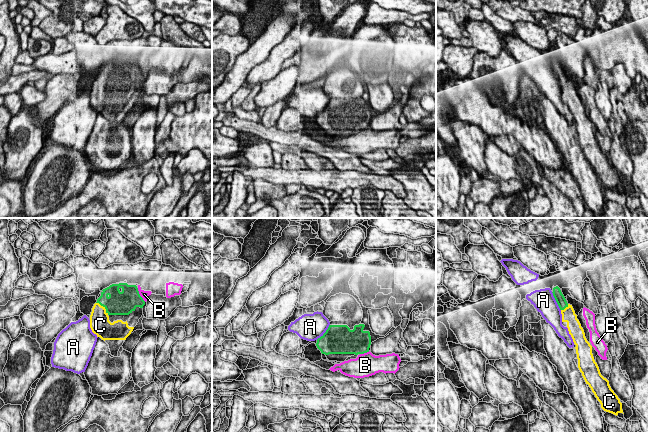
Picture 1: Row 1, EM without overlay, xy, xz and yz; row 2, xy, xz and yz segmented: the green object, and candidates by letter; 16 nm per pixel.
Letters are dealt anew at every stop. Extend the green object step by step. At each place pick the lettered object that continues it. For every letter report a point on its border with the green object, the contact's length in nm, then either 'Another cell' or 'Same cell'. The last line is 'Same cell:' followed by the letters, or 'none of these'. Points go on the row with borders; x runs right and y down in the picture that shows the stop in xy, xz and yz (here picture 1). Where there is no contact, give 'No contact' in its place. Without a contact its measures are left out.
A: Touches green at yz (556, 301). Shared border 340 nm. Another cell
B: Touches green at xy (139, 295). Shared border 260 nm. Another cell
C: Touches green at xy (103, 306). Shared border 280 nm. Same cell
Same cell: C

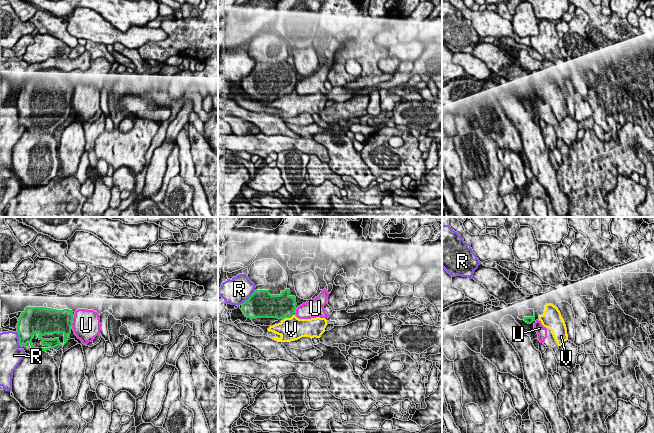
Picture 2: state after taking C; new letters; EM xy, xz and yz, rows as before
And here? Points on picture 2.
R: Touches green at xz (249, 298). Shared border 320 nm. Another cell
U: Touches green at xy (72, 319). Shared border 50 nm. Another cell
V: Touches green at xz (288, 317). Shared border 180 nm. Another cell
Same cell: none of these

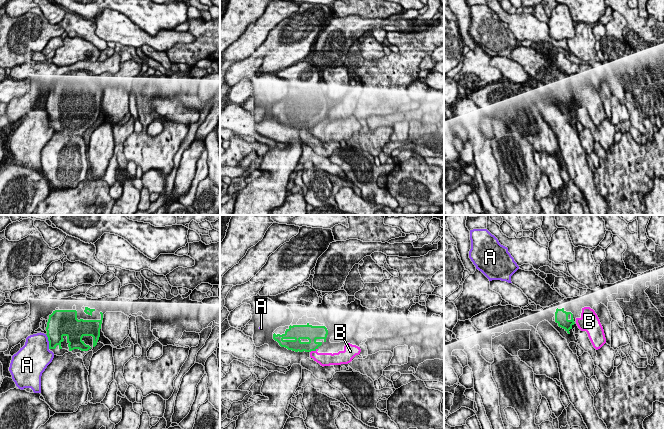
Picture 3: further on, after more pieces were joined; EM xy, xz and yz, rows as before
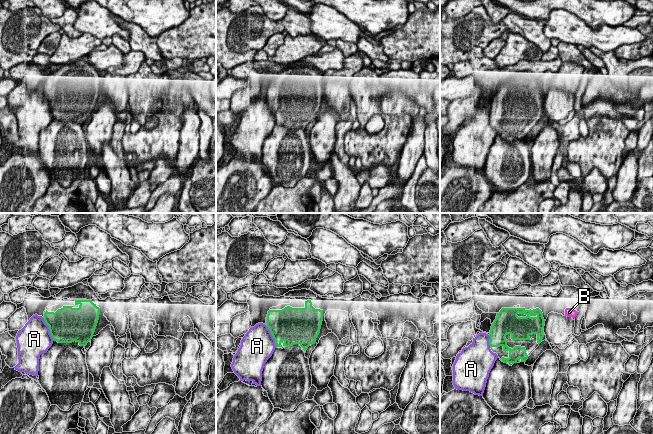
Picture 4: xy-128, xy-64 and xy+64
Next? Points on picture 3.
A: Touches green at xy (48, 340). Shared border 240 nm. Another cell
B: Touches green at xz (313, 350). Shared border 140 nm. Another cell
Same cell: none of these

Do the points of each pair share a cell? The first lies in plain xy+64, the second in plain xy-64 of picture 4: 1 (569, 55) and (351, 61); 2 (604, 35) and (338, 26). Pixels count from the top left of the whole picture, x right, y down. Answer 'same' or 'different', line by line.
1: different
2: same

